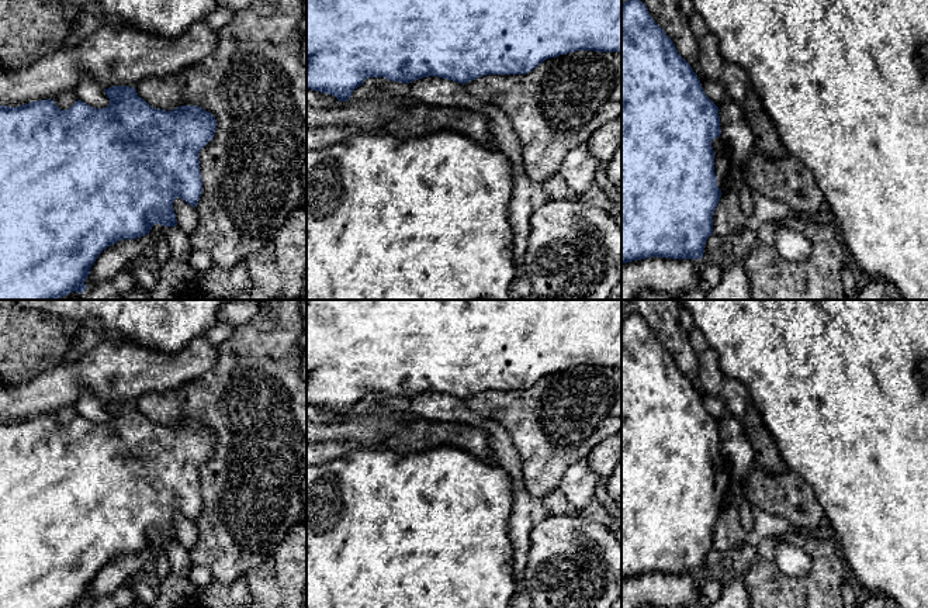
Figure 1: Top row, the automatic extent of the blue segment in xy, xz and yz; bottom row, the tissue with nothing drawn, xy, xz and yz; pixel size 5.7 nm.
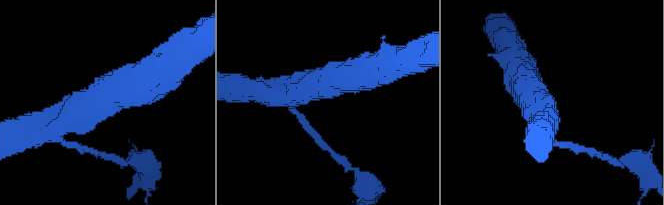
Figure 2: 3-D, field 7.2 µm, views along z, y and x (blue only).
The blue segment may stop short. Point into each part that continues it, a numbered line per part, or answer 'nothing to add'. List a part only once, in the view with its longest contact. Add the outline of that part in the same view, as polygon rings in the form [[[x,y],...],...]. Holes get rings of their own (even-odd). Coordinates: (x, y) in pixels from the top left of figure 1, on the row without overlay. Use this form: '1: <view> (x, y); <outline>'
1: yz (722, 474); [[[717,452],[711,457],[714,466],[714,488],[717,493],[717,501],[721,505],[726,500],[726,495],[731,490],[733,484],[730,481],[728,463],[723,456],[723,452]]]

